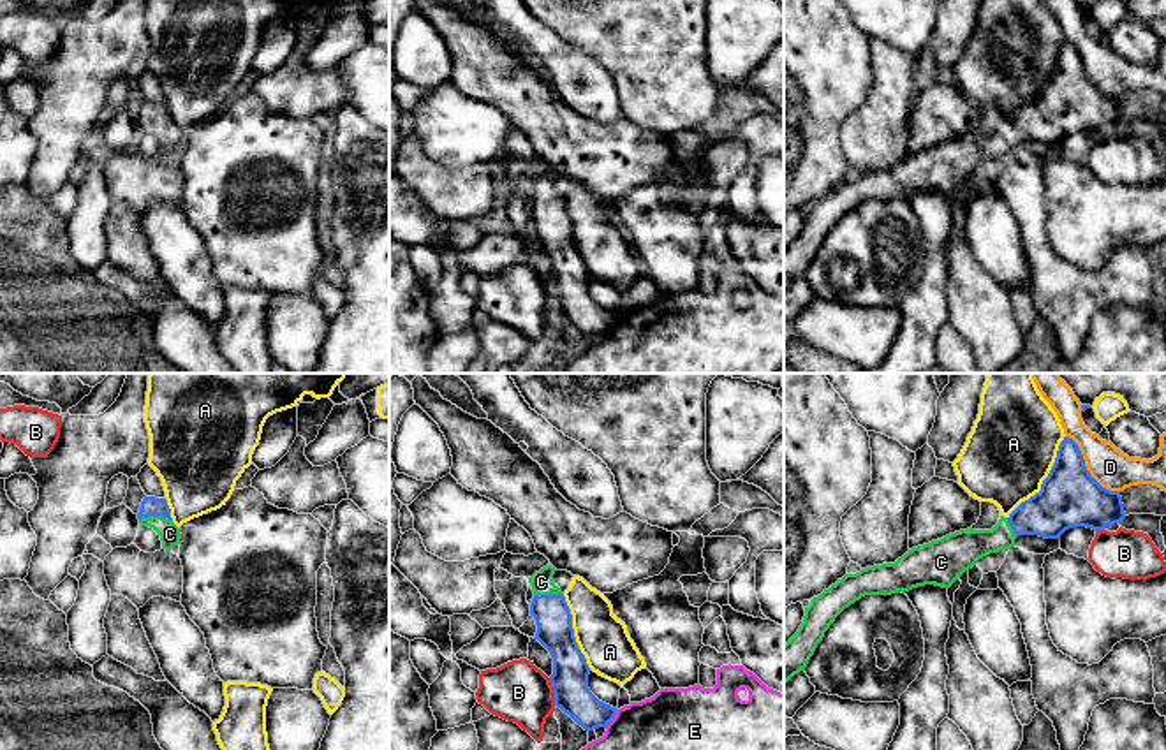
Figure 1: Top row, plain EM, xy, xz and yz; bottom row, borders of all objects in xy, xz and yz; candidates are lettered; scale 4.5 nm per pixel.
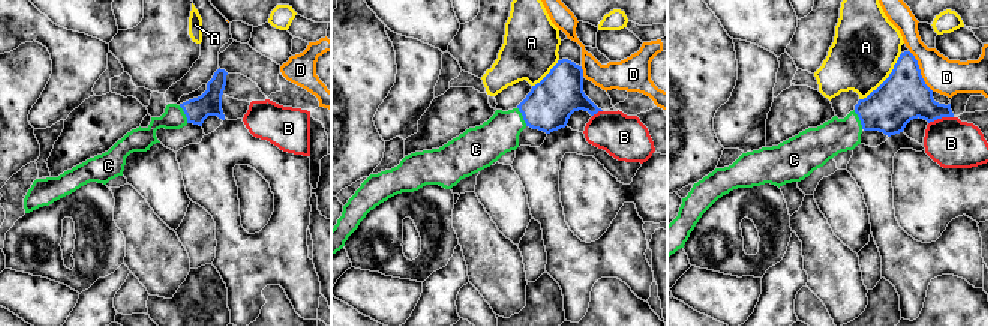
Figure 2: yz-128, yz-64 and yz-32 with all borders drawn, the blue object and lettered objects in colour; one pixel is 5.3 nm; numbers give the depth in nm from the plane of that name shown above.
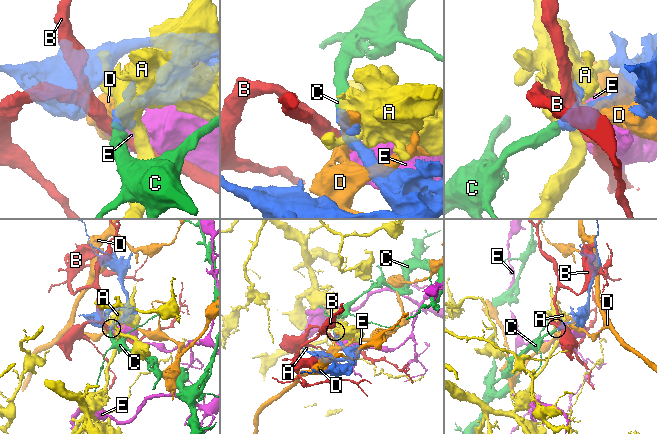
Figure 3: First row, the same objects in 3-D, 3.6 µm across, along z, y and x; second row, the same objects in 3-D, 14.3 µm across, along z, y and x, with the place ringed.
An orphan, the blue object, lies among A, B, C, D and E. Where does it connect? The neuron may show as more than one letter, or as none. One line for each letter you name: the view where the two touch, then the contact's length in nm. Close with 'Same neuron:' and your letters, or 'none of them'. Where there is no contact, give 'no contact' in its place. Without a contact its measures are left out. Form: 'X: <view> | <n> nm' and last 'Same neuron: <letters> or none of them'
C: xy | 150 nm
Same neuron: C

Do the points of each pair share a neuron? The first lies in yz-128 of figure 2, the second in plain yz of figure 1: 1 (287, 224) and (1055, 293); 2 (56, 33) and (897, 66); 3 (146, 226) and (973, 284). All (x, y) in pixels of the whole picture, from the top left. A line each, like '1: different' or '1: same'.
1: same
2: same
3: same

